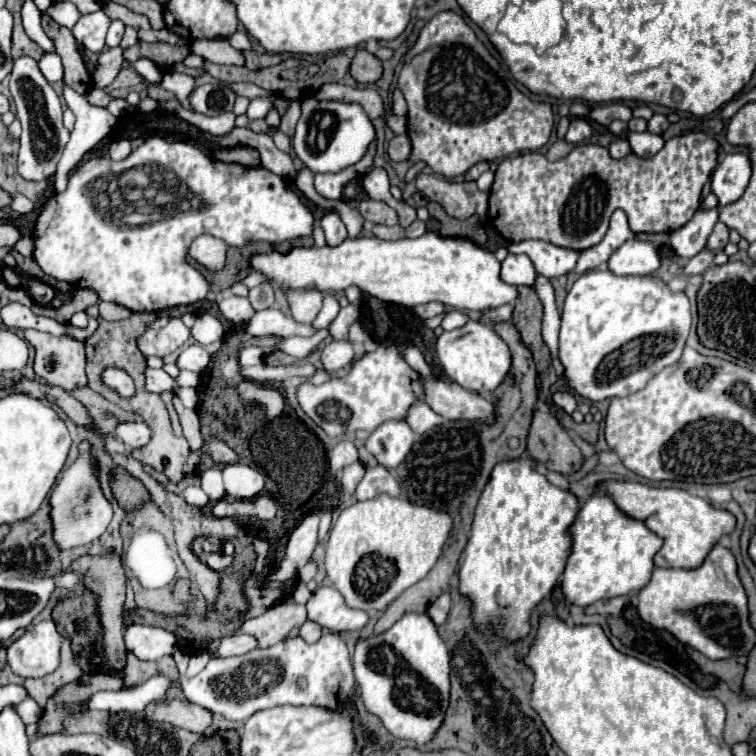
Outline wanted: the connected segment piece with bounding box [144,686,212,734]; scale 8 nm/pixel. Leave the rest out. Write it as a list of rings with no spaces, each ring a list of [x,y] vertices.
[[[172,686],[168,690],[168,696],[164,700],[148,704],[144,712],[152,720],[170,722],[178,728],[198,732],[198,734],[202,734],[206,730],[206,726],[212,722],[212,714],[202,706],[190,704],[176,686]]]

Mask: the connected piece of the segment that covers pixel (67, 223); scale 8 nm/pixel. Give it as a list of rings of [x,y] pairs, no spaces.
[[[154,136],[146,139],[136,150],[132,150],[126,160],[114,162],[108,158],[90,158],[88,162],[80,164],[69,176],[68,191],[58,194],[57,199],[48,199],[45,202],[38,220],[36,220],[34,232],[32,232],[32,240],[34,240],[34,254],[32,256],[48,276],[52,276],[56,280],[64,280],[64,282],[78,286],[78,288],[90,288],[100,296],[100,300],[120,304],[132,312],[158,312],[158,310],[166,310],[166,308],[174,308],[174,306],[194,304],[198,300],[204,300],[204,296],[208,294],[210,284],[204,280],[204,276],[200,272],[196,272],[190,264],[186,264],[186,252],[188,252],[190,240],[198,238],[200,234],[212,234],[216,238],[224,238],[228,246],[244,246],[244,244],[256,242],[256,240],[278,244],[278,242],[292,240],[298,236],[310,236],[312,224],[314,224],[314,218],[312,218],[310,210],[292,192],[288,182],[284,178],[272,174],[270,170],[266,170],[262,166],[246,168],[240,164],[224,164],[224,162],[208,158],[200,148],[196,148],[192,144],[166,142],[165,139]]]

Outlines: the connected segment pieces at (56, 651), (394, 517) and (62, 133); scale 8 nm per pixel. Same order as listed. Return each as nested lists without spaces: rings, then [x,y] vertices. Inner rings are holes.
[[[52,620],[26,628],[24,636],[8,646],[8,664],[22,678],[42,678],[60,664],[62,636]]]
[[[380,494],[372,500],[354,502],[344,508],[332,524],[326,544],[326,574],[334,588],[346,596],[346,604],[350,604],[350,608],[364,612],[384,610],[406,588],[414,586],[430,572],[450,538],[450,530],[452,516],[448,512],[412,504],[404,496],[392,498],[388,494]]]
[[[30,56],[16,60],[10,72],[10,94],[16,102],[18,118],[22,122],[20,136],[20,154],[18,154],[18,174],[24,180],[48,180],[56,172],[56,164],[69,141],[70,132],[63,126],[63,107],[58,94],[42,76],[38,62]]]

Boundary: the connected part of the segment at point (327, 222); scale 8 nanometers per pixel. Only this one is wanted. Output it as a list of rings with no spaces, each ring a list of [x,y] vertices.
[[[326,212],[326,214],[322,216],[322,220],[320,220],[320,226],[322,226],[322,230],[324,230],[324,234],[326,234],[326,242],[328,242],[330,246],[340,244],[340,242],[348,236],[346,226],[342,224],[342,220],[340,220],[340,216],[338,216],[336,212]]]

